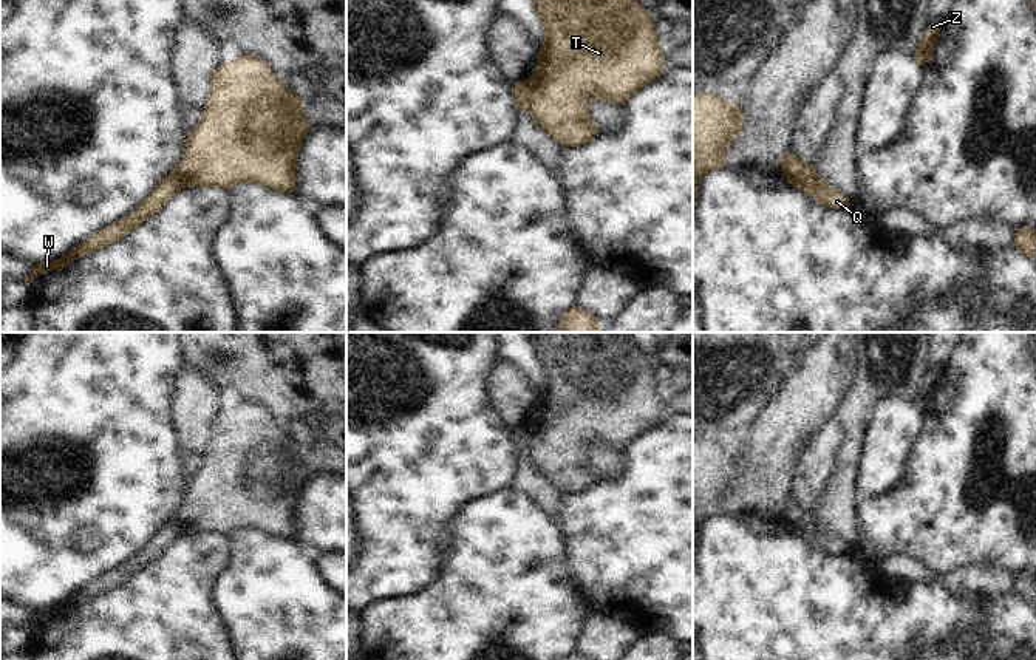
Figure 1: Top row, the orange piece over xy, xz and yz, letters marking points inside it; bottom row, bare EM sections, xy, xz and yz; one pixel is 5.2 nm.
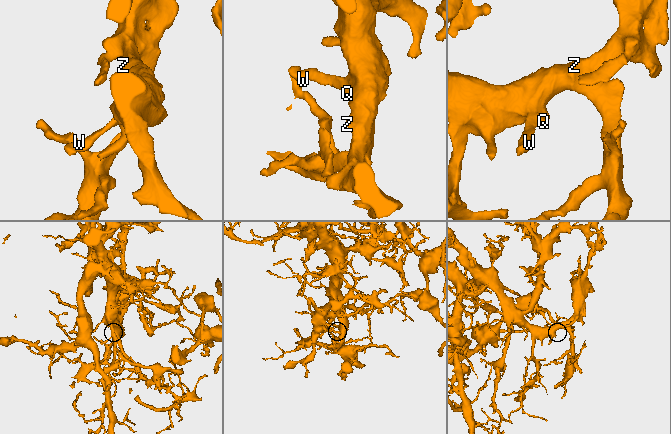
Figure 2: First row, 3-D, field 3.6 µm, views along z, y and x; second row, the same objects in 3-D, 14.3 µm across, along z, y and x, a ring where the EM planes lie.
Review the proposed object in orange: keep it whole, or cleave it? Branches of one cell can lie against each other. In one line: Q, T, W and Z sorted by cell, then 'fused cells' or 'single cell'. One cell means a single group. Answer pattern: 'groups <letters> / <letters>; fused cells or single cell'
groups Q T Z / W; fused cells

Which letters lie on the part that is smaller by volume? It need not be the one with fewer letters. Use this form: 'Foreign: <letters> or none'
Foreign: W.

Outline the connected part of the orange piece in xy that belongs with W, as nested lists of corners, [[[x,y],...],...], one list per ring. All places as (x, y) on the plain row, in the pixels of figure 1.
[[[175,516],[164,522],[162,527],[156,530],[156,533],[150,538],[150,541],[138,552],[135,558],[125,561],[119,567],[104,573],[102,577],[93,580],[79,592],[76,592],[65,603],[53,607],[53,609],[37,609],[29,621],[26,621],[22,628],[29,634],[34,624],[42,620],[54,615],[57,620],[62,618],[66,609],[73,609],[82,601],[87,601],[94,597],[102,597],[122,586],[127,580],[142,572],[148,564],[152,564],[156,558],[159,558],[165,549],[184,532],[182,522]]]

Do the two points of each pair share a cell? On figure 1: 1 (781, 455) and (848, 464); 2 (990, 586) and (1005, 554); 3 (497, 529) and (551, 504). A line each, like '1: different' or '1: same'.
1: different
2: different
3: different

